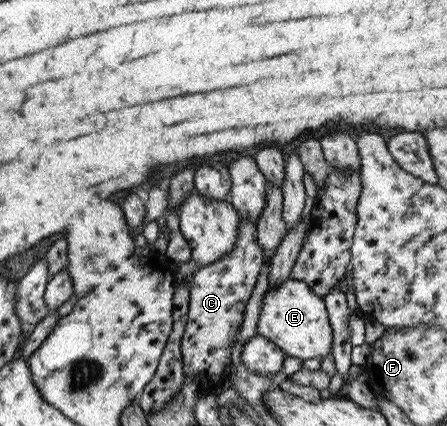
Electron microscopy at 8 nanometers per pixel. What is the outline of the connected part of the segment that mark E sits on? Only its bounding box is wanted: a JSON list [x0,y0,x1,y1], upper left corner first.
[256,278,332,361]

